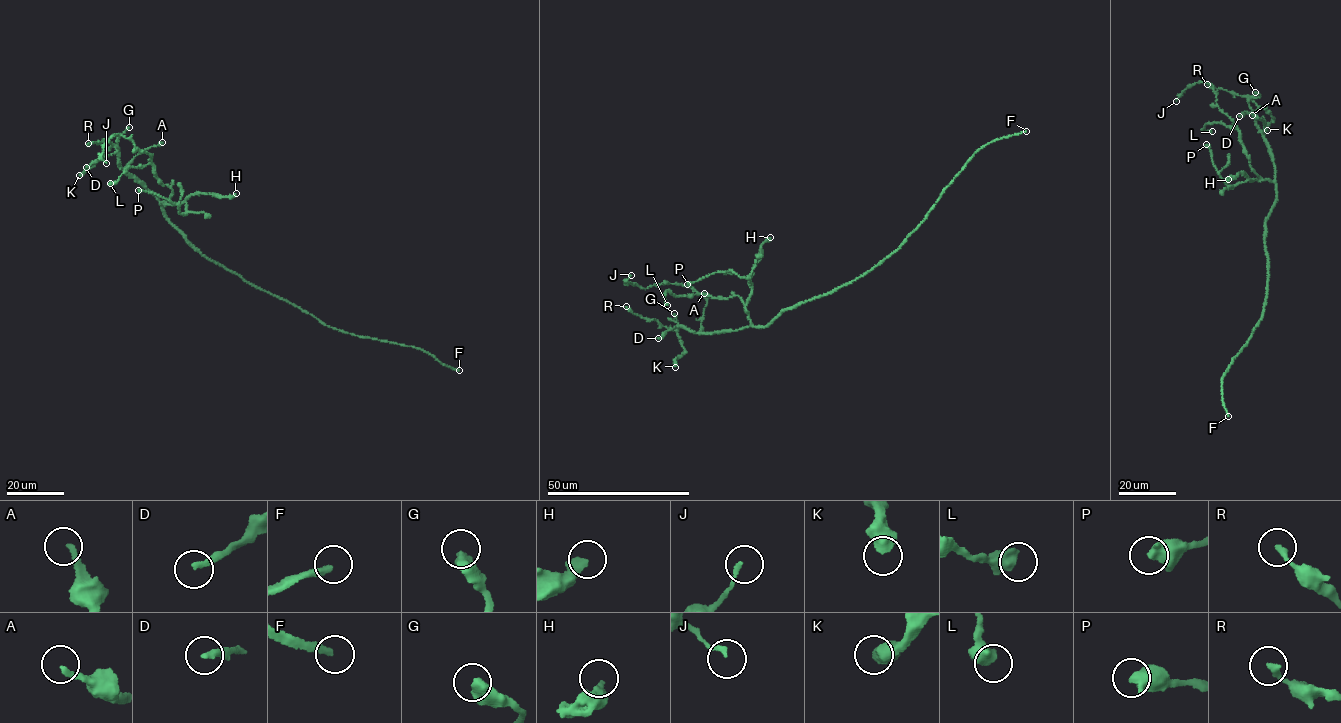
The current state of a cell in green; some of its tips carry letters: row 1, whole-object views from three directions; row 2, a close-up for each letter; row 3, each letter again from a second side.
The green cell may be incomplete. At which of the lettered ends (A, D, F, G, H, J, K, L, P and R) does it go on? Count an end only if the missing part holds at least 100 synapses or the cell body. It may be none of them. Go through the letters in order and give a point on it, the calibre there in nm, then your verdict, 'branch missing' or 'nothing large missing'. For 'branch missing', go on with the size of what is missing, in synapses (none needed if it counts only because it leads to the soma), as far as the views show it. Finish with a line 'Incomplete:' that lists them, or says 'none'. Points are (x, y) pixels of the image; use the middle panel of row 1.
A: place (704, 293); calibre 200 nm; nothing large missing
D: place (658, 338); calibre 240 nm; nothing large missing
F: place (1026, 131); calibre 280 nm; branch missing; 200 synapses
G: place (674, 313); calibre 480 nm; nothing large missing
H: place (770, 237); calibre 360 nm; nothing large missing
J: place (631, 275); calibre 150 nm; nothing large missing
K: place (675, 367); calibre 550 nm; nothing large missing
L: place (667, 305); calibre 600 nm; nothing large missing
P: place (687, 284); calibre 600 nm; nothing large missing
R: place (626, 306); calibre 240 nm; nothing large missing
Incomplete: F

